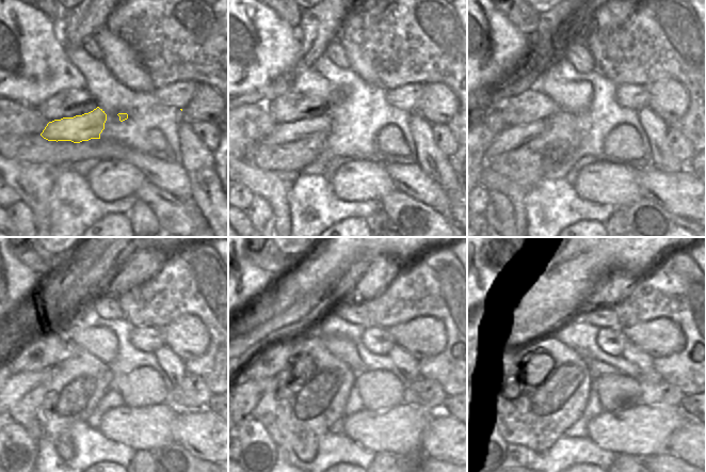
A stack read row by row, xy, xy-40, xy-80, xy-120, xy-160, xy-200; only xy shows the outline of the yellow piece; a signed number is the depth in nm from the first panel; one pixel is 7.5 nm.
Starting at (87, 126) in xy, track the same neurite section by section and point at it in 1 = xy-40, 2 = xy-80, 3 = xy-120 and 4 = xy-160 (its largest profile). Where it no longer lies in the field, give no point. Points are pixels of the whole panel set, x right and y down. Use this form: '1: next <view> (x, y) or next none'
1: next xy-40 (282, 134)
2: next xy-80 (509, 138)
3: next xy-120 (19, 384)
4: next xy-160 (250, 392)

